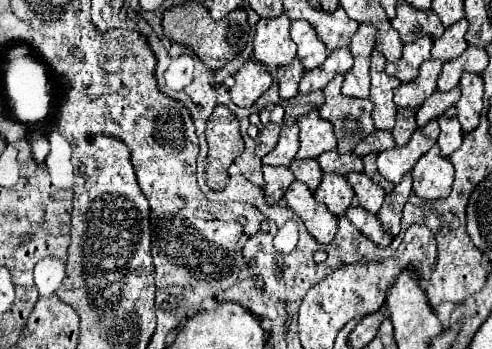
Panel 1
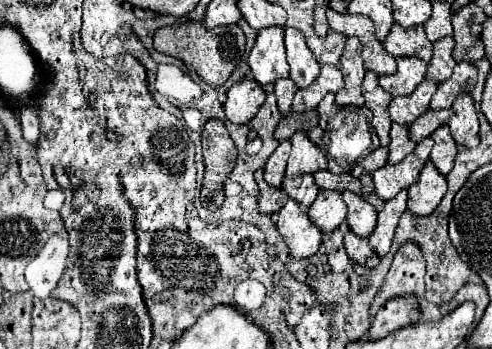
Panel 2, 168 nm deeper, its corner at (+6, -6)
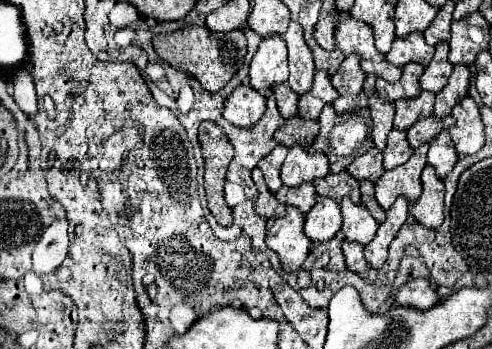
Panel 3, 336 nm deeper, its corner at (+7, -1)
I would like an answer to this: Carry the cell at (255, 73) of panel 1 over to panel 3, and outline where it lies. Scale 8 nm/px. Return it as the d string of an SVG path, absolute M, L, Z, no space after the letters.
M239 84L225 100L223 116L241 128L253 126L265 112L265 98L249 84Z

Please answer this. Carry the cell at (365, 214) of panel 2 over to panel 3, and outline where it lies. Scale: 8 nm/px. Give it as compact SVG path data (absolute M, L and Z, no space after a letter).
M349 198L341 200L343 214L343 232L345 238L359 244L369 244L379 228L379 222L369 214L369 210L361 204L353 204Z

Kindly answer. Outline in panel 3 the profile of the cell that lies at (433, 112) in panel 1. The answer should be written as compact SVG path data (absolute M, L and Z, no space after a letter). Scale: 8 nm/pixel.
M437 116L421 118L407 130L407 140L409 140L411 148L417 148L423 142L429 142L431 138L435 138L441 130L449 128L453 122L455 122L453 116L447 116L447 118L437 118Z

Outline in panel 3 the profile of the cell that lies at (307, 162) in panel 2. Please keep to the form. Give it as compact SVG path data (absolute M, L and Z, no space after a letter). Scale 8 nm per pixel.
M291 146L281 166L281 180L285 186L297 186L329 174L329 160L323 152L307 152L303 146Z

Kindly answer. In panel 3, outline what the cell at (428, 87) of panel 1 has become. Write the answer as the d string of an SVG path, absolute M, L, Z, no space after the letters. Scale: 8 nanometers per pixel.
M425 90L415 98L397 100L395 102L395 128L407 130L419 118L431 116L433 114L433 102L435 102L435 94L425 92Z

